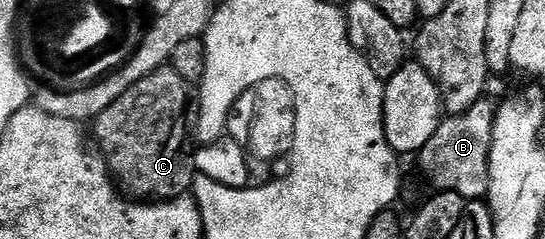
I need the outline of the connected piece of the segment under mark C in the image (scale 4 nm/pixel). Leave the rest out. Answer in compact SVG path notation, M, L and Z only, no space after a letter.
M162 69L151 73L147 77L143 77L143 81L139 81L139 85L131 85L131 89L127 89L127 93L123 93L123 97L119 97L119 101L115 101L115 105L111 105L111 109L107 109L95 121L97 127L97 143L100 154L109 165L109 170L120 190L126 196L132 197L137 201L164 201L167 199L180 199L192 188L195 178L195 170L193 171L193 159L189 156L189 131L191 135L191 107L189 111L189 83L177 71L169 71L170 69Z

